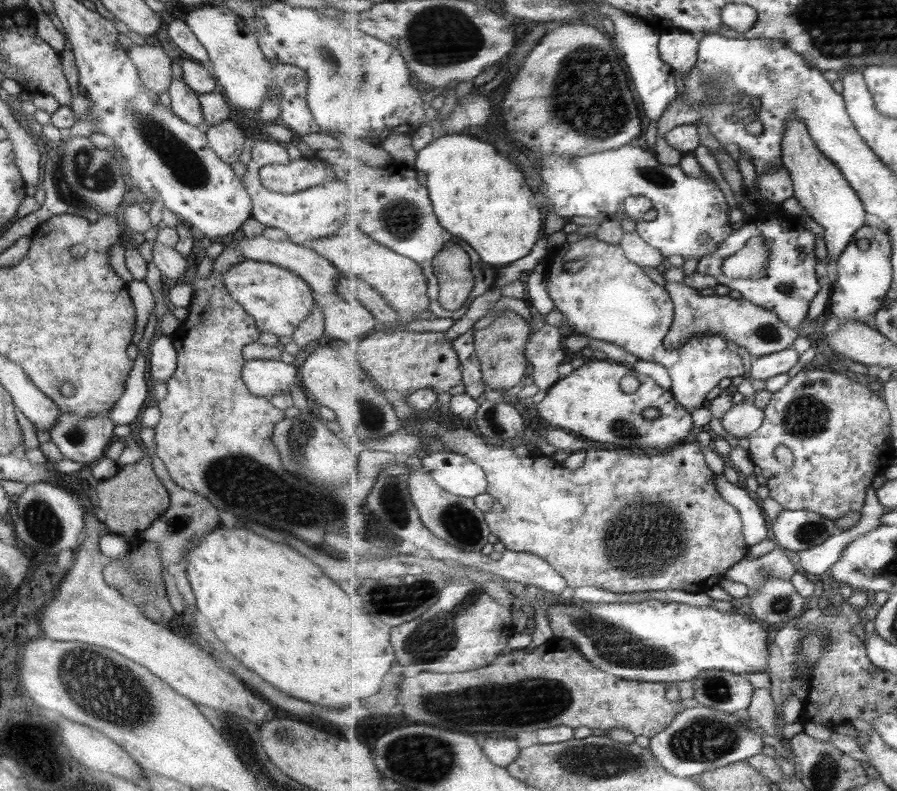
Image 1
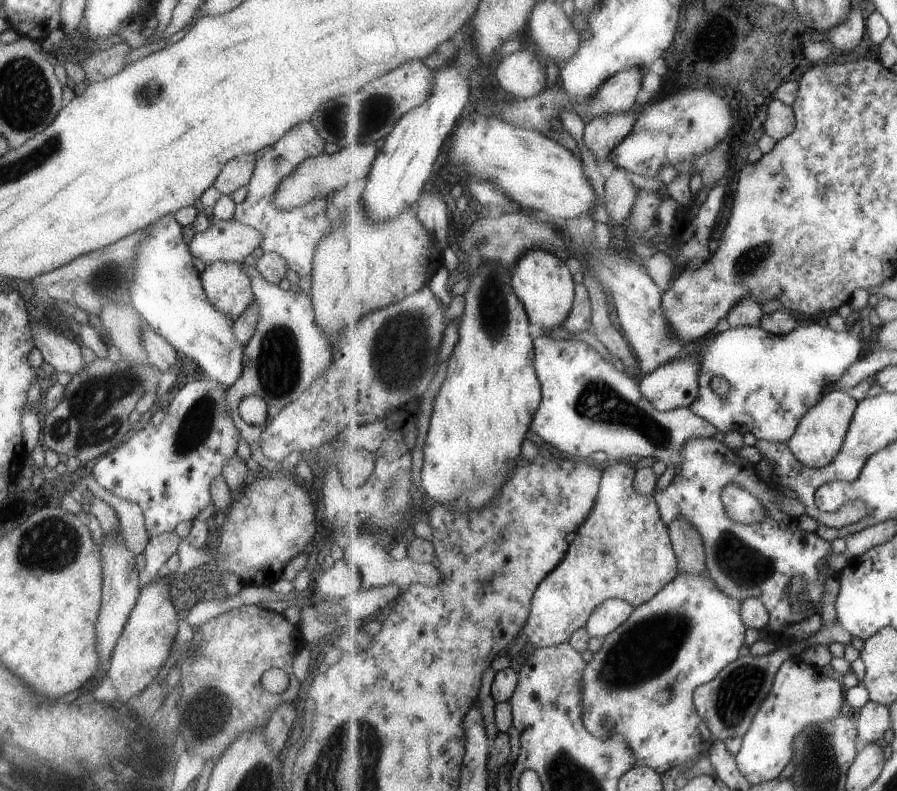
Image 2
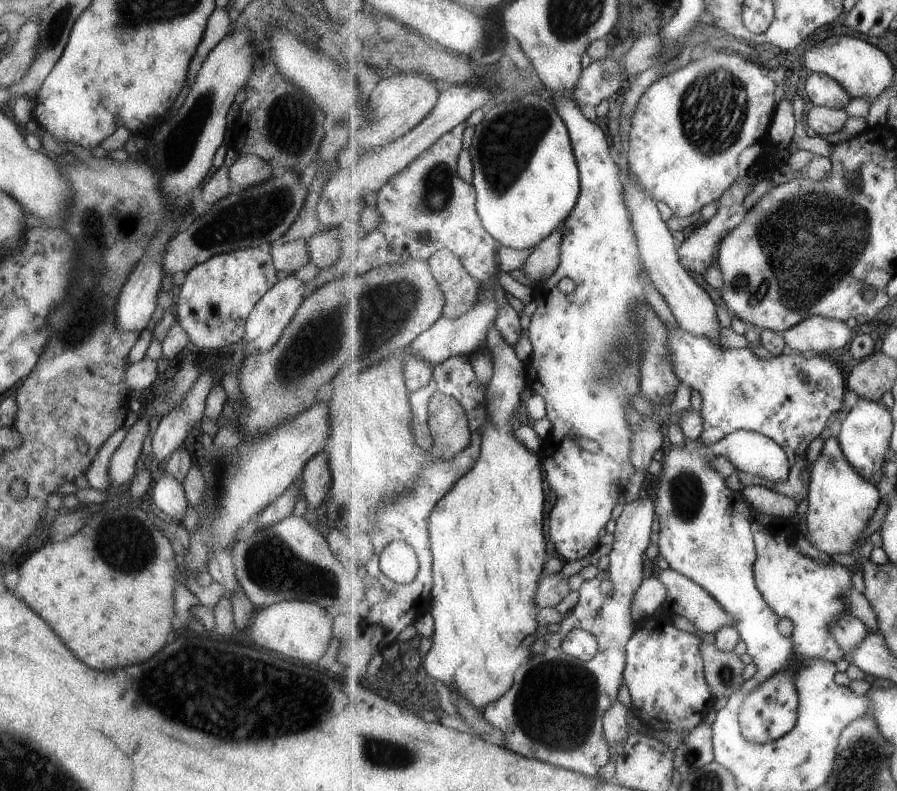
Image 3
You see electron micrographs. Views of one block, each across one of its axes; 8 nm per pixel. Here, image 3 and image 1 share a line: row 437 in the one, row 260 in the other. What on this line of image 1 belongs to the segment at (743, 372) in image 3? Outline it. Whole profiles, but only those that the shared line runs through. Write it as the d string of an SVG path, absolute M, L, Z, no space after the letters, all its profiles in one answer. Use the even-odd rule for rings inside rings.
M765 214L755 219L748 219L745 224L735 230L713 254L707 254L698 261L696 272L701 275L713 276L717 283L738 291L753 304L769 308L778 313L781 320L790 324L799 332L804 332L809 314L811 300L822 289L822 278L817 276L817 236L811 230L805 230L796 219L788 216ZM753 238L764 239L768 249L769 265L764 272L750 278L734 280L726 276L723 271L723 262L731 256L743 251Z

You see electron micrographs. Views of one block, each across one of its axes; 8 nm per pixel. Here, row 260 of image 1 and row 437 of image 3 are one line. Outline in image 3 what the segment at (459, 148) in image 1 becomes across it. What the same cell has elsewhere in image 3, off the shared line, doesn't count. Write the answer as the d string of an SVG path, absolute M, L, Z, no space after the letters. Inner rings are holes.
M499 341L494 343L490 355L493 361L493 376L487 388L486 397L488 398L488 423L484 427L482 451L479 460L459 482L452 488L452 491L442 498L439 502L439 508L431 514L430 539L431 548L434 556L434 587L432 590L432 601L430 613L434 616L435 630L432 636L432 645L425 656L425 670L439 680L439 686L448 689L455 688L462 697L469 700L477 708L487 708L491 702L501 699L511 690L514 683L514 676L517 668L529 660L527 649L522 649L519 644L523 638L529 634L534 636L542 635L542 627L537 624L540 606L536 603L536 596L540 585L541 574L547 564L547 538L545 538L545 478L543 478L544 468L541 468L540 452L531 451L525 444L521 444L515 438L515 430L511 420L517 417L519 404L521 404L521 392L523 388L529 387L528 369L529 365L524 363L516 353L516 350L509 343Z

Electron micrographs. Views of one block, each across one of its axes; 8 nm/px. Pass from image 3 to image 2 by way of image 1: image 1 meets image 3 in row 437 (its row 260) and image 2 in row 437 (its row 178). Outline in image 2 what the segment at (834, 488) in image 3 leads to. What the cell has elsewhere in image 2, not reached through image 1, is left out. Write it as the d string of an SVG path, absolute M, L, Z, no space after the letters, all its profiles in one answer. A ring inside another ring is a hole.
M841 388L829 389L821 402L810 408L810 411L802 418L793 438L788 442L794 455L808 467L823 468L830 465L843 448L859 403L860 401L849 396Z

